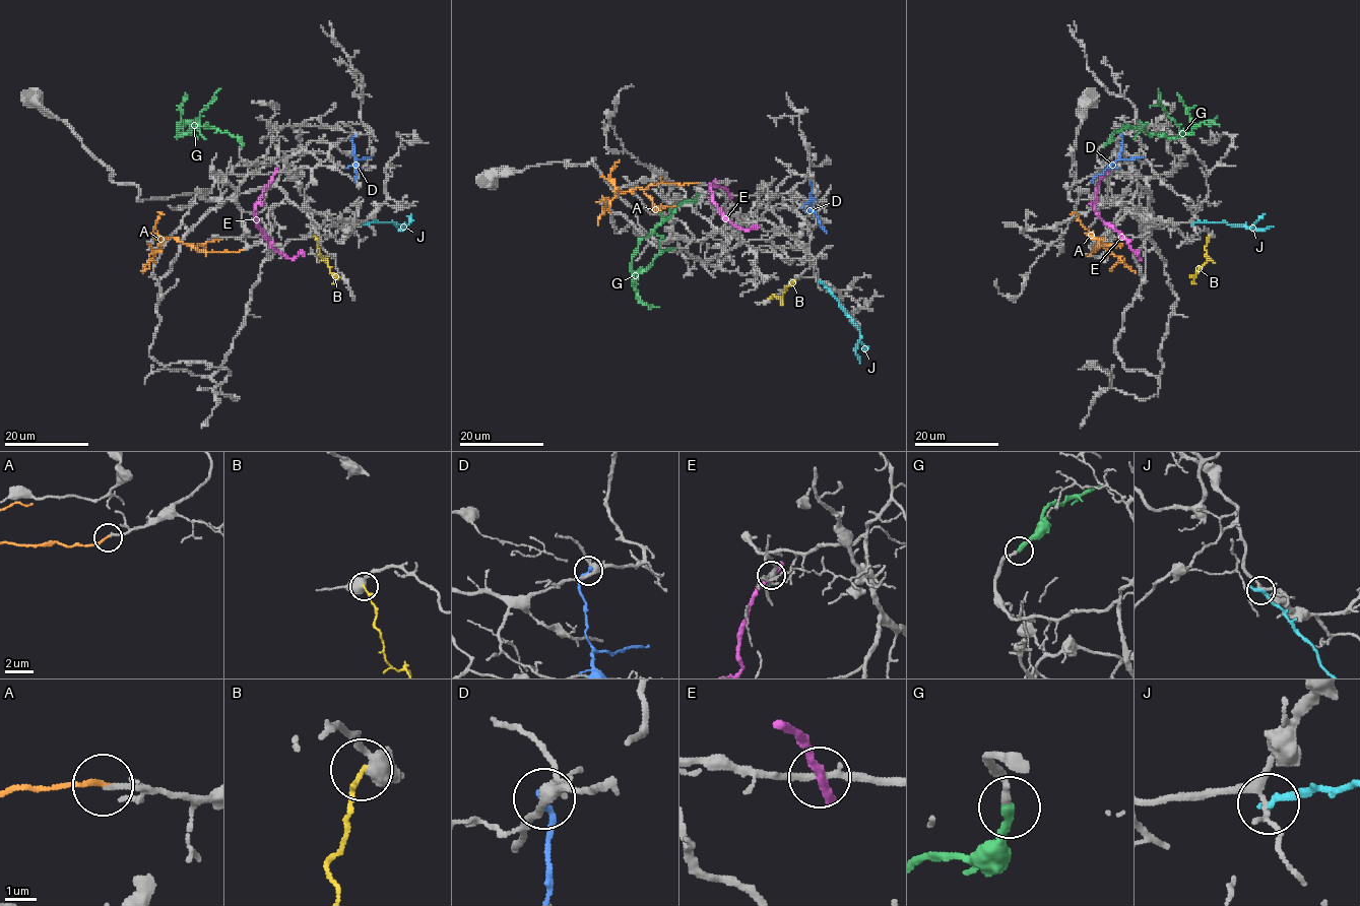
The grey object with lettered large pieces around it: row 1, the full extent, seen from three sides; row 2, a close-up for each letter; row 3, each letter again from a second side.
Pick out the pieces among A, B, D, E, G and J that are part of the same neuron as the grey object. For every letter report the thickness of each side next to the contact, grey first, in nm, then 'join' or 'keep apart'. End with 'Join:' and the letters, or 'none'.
A: calibres 190 and 160 nm; join
B: calibres 440 and 150 nm; keep apart
D: calibres 280 and 240 nm; keep apart
E: calibres 220 and 260 nm; keep apart
G: calibres 220 and 320 nm; join
J: calibres 150 and 280 nm; keep apart
Join: A, G

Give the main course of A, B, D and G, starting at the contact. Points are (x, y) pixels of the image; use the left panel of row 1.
A: (242, 249), (202, 251), (168, 238), (148, 262), (149, 267), (141, 270)
B: (313, 235), (319, 255), (334, 275), (332, 283)
D: (354, 135), (355, 182)
G: (242, 145), (237, 138), (211, 127), (197, 127), (176, 137), (200, 116), (219, 87)

